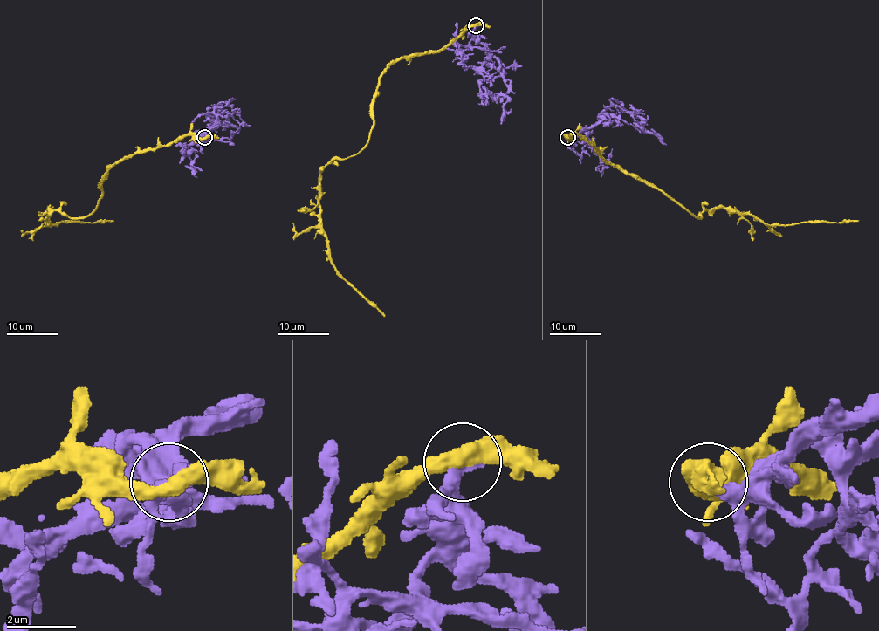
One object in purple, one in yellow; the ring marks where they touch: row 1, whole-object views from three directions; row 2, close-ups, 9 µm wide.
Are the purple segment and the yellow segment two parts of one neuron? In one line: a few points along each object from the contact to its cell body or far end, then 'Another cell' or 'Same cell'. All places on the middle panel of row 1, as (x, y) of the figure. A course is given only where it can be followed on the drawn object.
Course of purple: (476, 25), (487, 57), (479, 93), (508, 100), (500, 124). Course of yellow: (476, 24), (438, 50), (396, 60), (380, 79), (368, 142), (320, 173), (328, 260), (385, 317). Another cell

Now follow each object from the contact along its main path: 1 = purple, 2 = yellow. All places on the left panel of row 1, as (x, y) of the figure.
1: (204, 137), (216, 120), (210, 113), (215, 116), (216, 108), (208, 113), (212, 126), (236, 129), (229, 145)
2: (204, 137), (180, 135), (125, 156), (106, 174), (86, 216), (48, 209), (51, 225), (113, 220)

